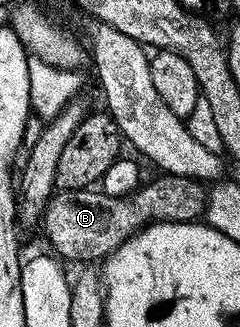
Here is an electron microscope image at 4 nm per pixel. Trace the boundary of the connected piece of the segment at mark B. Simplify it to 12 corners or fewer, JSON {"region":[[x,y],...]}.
{"region":[[165,173],[123,196],[53,193],[61,259],[108,257],[153,222],[204,218],[199,181]]}

